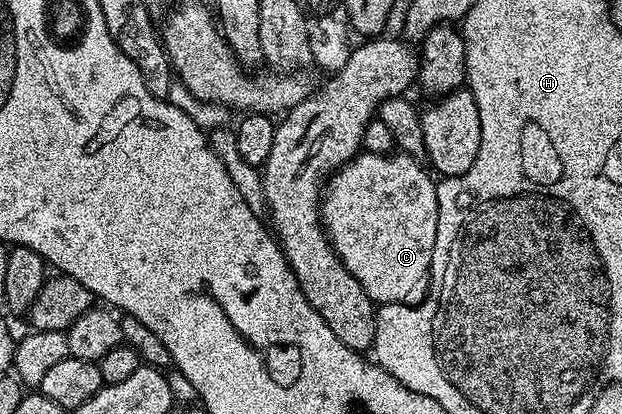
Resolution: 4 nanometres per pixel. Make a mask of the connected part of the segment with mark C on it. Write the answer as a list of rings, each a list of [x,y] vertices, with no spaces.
[[[360,153],[348,163],[344,163],[338,171],[334,172],[326,180],[321,192],[321,222],[323,230],[327,232],[327,238],[331,240],[331,248],[339,254],[340,261],[357,277],[361,289],[371,298],[372,303],[382,305],[385,303],[401,303],[405,307],[414,307],[428,298],[431,287],[431,262],[433,261],[433,245],[437,245],[437,193],[435,192],[436,180],[427,176],[428,168],[418,159],[406,153],[390,153],[373,155]]]

